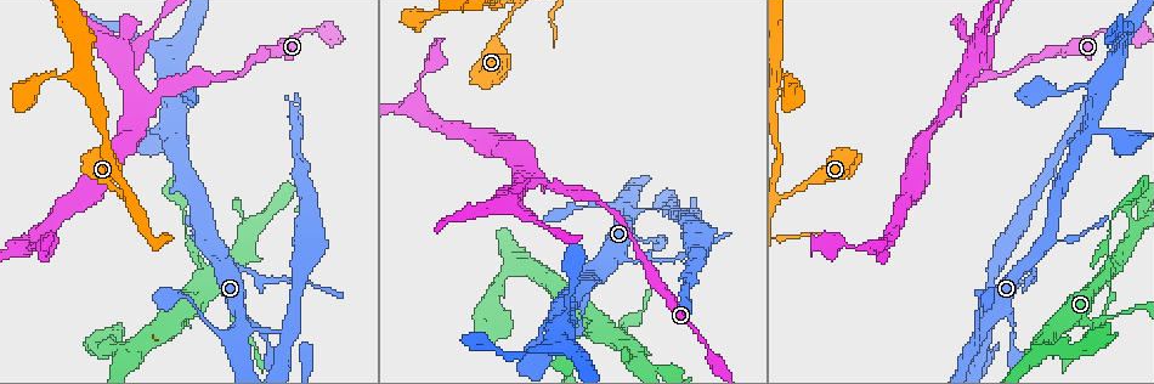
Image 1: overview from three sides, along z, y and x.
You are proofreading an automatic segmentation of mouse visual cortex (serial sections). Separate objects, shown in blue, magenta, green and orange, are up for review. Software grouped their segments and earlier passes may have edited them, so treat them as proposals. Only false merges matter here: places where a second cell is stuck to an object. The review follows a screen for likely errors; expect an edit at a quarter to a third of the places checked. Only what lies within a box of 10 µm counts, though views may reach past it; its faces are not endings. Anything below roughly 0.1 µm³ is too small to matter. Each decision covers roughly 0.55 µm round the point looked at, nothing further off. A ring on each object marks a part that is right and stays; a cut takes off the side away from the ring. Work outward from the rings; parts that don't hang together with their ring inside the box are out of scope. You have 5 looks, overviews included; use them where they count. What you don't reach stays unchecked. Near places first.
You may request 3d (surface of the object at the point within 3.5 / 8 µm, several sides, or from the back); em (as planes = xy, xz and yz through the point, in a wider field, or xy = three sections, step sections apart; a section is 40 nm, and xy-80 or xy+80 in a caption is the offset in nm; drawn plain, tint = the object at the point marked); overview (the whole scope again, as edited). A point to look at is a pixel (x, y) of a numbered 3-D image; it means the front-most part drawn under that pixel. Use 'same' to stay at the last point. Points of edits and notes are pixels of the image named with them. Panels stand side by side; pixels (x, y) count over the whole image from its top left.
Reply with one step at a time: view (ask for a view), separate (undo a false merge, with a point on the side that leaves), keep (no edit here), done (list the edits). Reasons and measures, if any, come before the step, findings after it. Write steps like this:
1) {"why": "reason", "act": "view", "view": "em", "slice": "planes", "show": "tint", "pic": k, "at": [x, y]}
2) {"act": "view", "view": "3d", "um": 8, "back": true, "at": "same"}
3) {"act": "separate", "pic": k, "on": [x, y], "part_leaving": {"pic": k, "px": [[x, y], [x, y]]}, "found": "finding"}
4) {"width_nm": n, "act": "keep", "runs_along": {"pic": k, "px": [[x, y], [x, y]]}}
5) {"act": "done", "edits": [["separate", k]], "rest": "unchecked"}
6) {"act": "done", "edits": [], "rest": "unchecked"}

{"why": "three-way junction", "act": "view", "view": "3d", "um": 3.5, "pic": 1, "at": [1114, 294]}

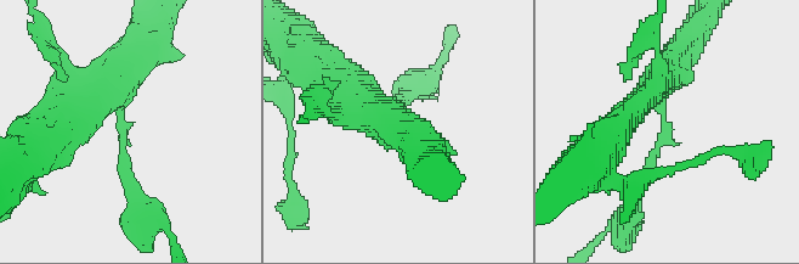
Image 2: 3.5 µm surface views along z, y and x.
{"arms": 3, "arm_widths_nm": [150, 350, 450], "why": "shape alone is not enough", "act": "view", "view": "em", "slice": "planes", "show": "tint", "pic": 2, "at": [664, 122]}

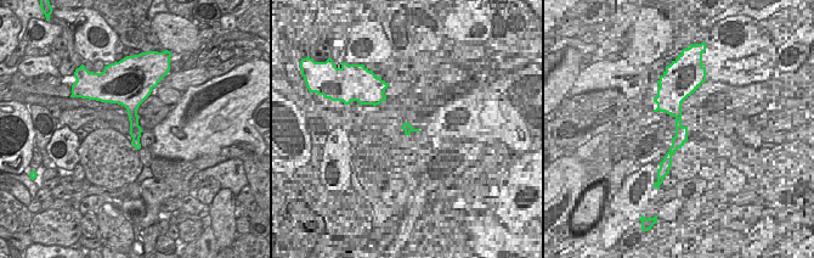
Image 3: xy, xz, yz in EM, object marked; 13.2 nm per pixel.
{"act": "separate", "pic": 2, "on": [655, 152], "part_leaving": {"pic": 2, "px": [[119, 108], [126, 191], [149, 217]]}, "found": "two cells meet here"}

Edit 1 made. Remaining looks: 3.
{"why": "looks like a crossing", "act": "view", "view": "3d", "um": 3.5, "pic": 1, "at": [986, 323]}

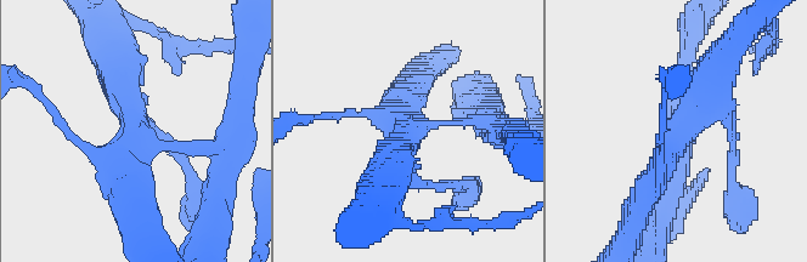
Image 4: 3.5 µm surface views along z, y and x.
{"act": "view", "view": "em", "slice": "planes", "show": "tint", "pic": 4, "at": [411, 131]}

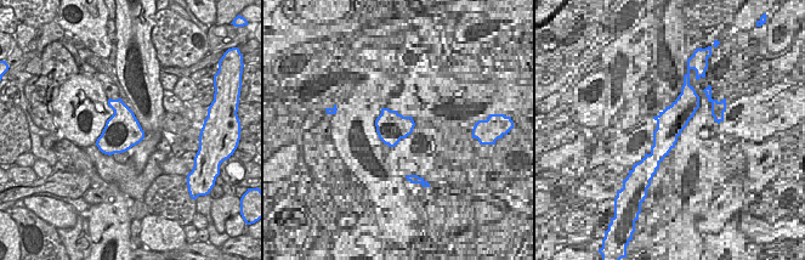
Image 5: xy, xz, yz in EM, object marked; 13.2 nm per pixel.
{"arm_widths_nm": [100, 150, 350, 400], "act": "keep", "runs_along": {"pic": 4, "px": [[112, 63], [141, 135], [213, 146]]}, "found": "all the same cell"}

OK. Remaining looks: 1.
{"act": "done", "edits": [["separate", 2]], "rest": "unchecked"}

